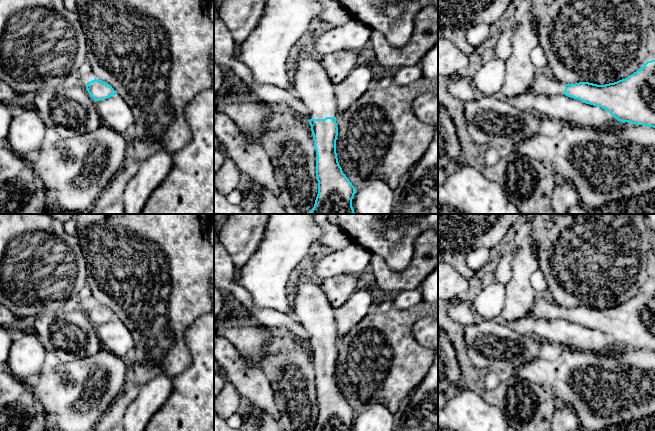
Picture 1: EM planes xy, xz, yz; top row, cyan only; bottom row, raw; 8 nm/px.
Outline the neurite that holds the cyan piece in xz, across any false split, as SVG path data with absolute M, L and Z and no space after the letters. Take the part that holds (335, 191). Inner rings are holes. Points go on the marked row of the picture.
M294 50L292 59L295 66L293 74L293 92L301 99L311 114L308 121L313 134L316 150L316 178L318 181L318 194L314 207L305 214L355 214L352 199L355 187L343 173L336 153L336 140L338 127L336 123L337 103L333 83L321 62L314 58L313 52Z

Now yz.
M655 60L627 78L597 85L589 82L564 84L551 75L535 75L528 95L566 95L599 106L620 122L655 128Z

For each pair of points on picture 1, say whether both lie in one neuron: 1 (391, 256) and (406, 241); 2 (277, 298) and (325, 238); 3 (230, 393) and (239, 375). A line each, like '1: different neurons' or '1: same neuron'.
1: same neuron
2: different neurons
3: different neurons

